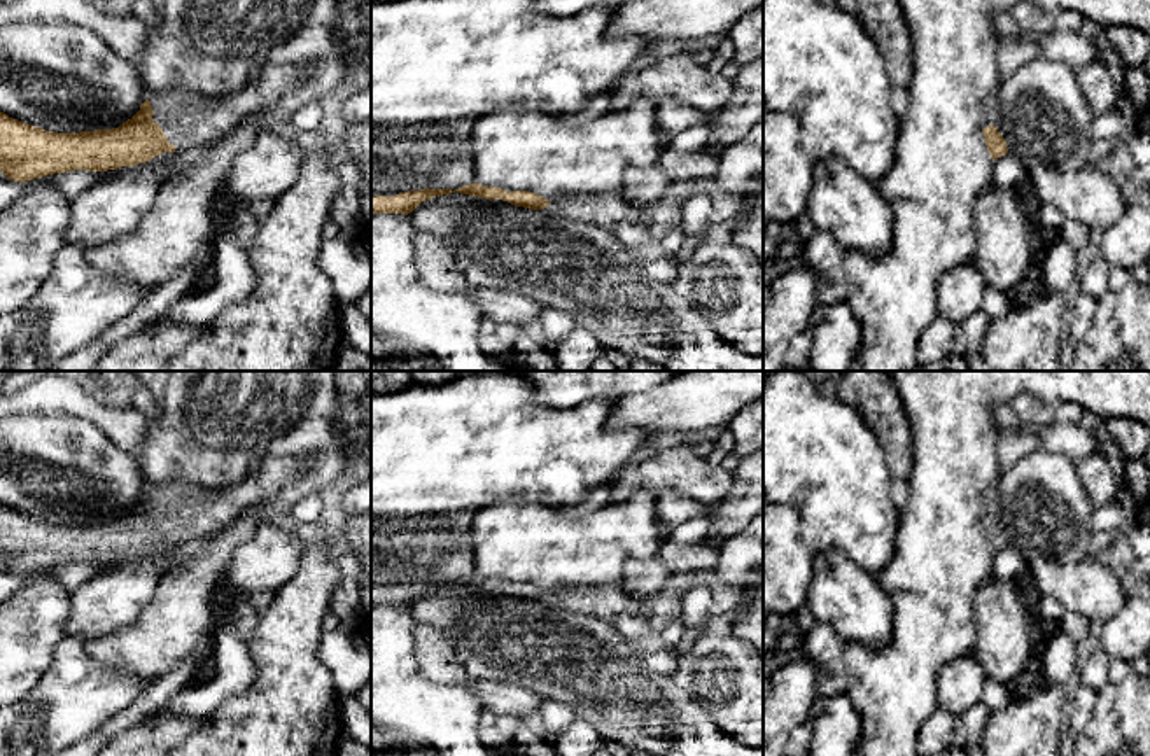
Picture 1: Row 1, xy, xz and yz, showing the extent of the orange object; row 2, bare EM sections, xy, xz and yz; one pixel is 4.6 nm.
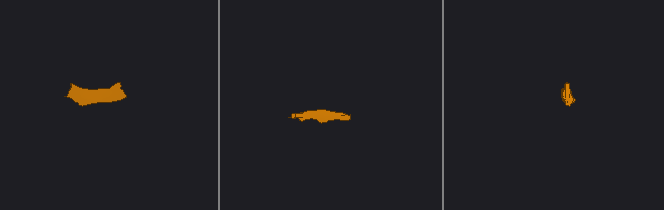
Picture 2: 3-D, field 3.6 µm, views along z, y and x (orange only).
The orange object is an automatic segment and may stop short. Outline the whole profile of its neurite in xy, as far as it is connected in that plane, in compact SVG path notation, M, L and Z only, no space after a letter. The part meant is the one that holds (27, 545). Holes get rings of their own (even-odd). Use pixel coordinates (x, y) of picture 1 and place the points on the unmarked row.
M266 457L257 472L250 472L243 481L229 488L208 490L180 483L179 490L173 492L170 488L149 486L131 511L112 522L54 525L0 504L0 562L14 574L28 574L74 562L117 562L147 555L163 544L208 539L242 514L275 500L282 490L299 485L308 457Z

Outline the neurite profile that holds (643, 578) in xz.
M656 556L634 558L627 562L618 586L637 600L649 600L653 595L669 590L674 574Z

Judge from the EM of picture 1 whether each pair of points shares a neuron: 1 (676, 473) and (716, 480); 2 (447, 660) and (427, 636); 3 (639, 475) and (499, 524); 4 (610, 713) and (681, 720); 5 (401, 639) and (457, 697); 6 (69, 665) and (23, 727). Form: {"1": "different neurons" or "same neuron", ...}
{"1": "same neuron", "2": "same neuron", "3": "different neurons", "4": "same neuron", "5": "same neuron", "6": "same neuron"}

